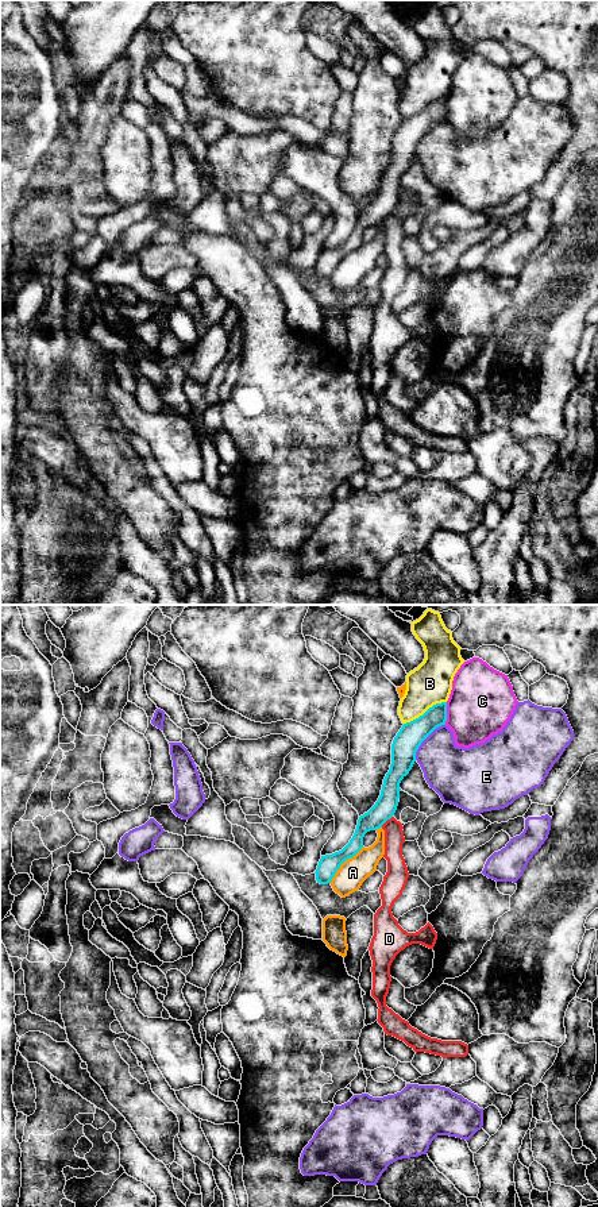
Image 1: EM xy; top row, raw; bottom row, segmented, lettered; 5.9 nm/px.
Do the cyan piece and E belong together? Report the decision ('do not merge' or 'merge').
do not merge

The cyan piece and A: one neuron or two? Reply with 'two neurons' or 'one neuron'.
two neurons

